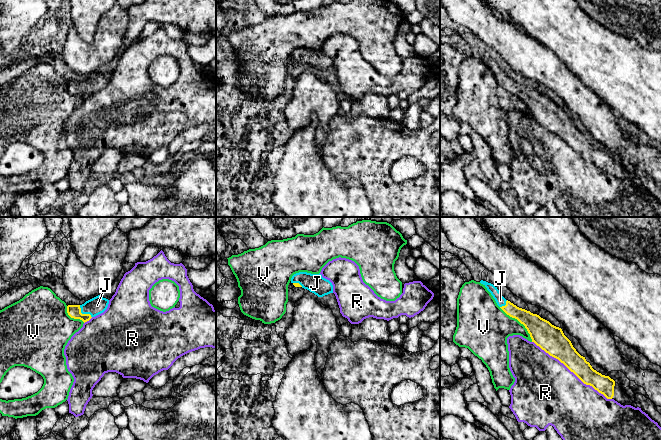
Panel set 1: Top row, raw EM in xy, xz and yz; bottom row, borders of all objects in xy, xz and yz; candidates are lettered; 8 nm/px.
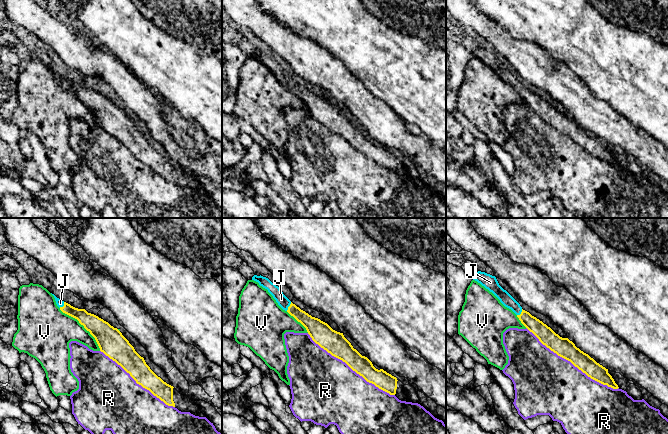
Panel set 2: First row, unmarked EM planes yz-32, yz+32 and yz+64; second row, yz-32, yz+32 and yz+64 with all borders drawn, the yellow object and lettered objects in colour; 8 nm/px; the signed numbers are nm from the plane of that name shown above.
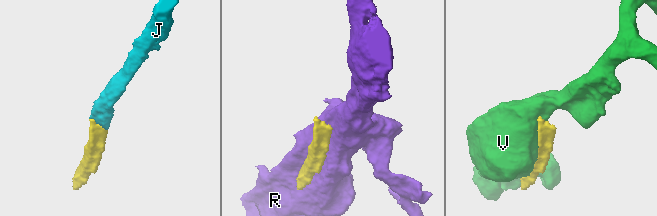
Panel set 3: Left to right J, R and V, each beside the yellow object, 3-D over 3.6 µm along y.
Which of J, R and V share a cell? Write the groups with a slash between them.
J / R / V

